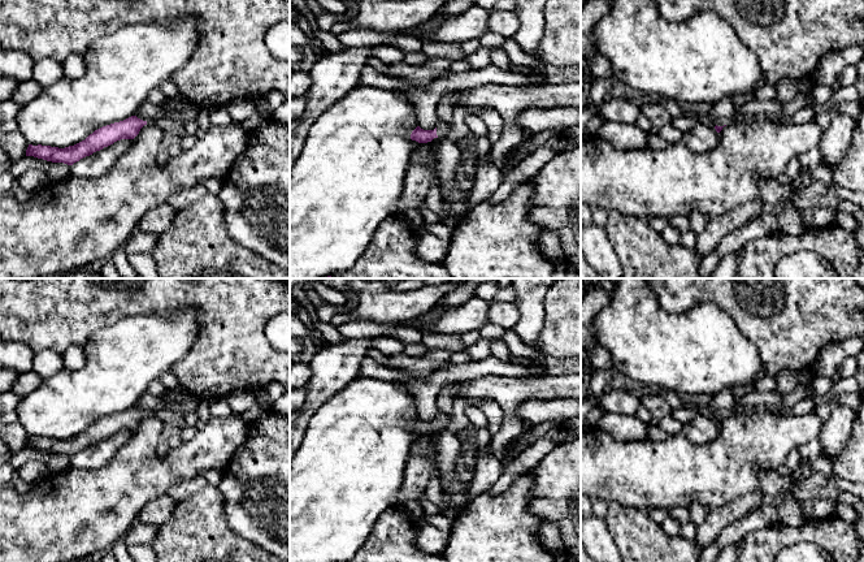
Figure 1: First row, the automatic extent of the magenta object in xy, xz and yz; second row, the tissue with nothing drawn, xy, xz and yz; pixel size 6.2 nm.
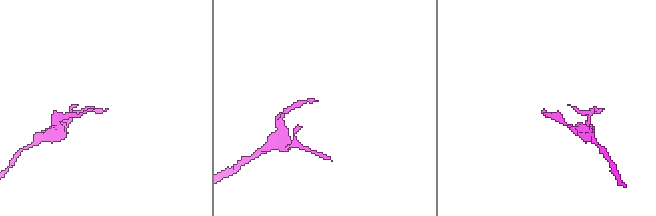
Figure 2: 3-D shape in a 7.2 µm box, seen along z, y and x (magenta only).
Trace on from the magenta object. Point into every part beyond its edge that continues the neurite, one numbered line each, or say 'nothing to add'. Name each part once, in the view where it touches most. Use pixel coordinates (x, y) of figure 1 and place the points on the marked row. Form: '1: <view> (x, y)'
1: xz (443, 129)

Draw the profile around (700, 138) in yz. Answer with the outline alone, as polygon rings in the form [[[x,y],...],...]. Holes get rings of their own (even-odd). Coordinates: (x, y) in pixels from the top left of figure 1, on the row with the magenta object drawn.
[[[696,124],[690,131],[683,133],[683,142],[696,154],[713,150],[718,140],[716,129],[703,124]]]

